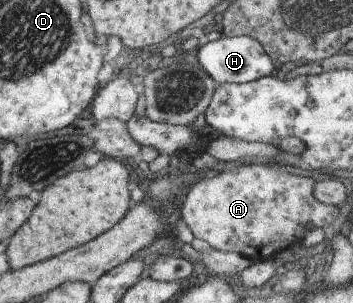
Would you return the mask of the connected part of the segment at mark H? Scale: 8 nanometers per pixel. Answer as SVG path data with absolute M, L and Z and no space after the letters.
M222 36L218 40L207 42L196 48L196 59L200 68L216 83L241 84L268 76L272 71L272 60L264 53L262 46L254 38L248 36Z

